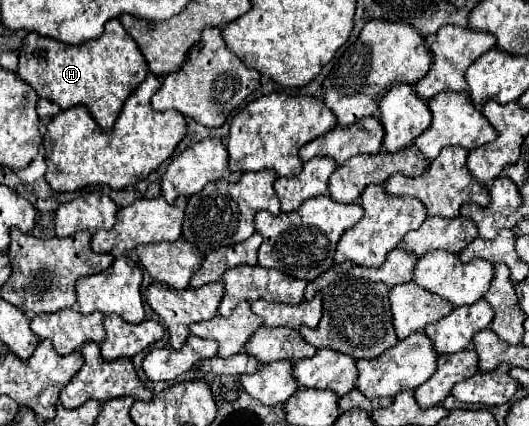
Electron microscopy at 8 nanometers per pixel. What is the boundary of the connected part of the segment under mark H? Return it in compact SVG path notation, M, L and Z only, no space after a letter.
M109 20L99 38L79 46L69 46L55 38L37 38L35 32L29 32L19 48L17 76L25 80L39 98L59 104L61 110L83 104L93 120L105 130L113 128L125 100L147 74L149 70L143 54L119 20Z

